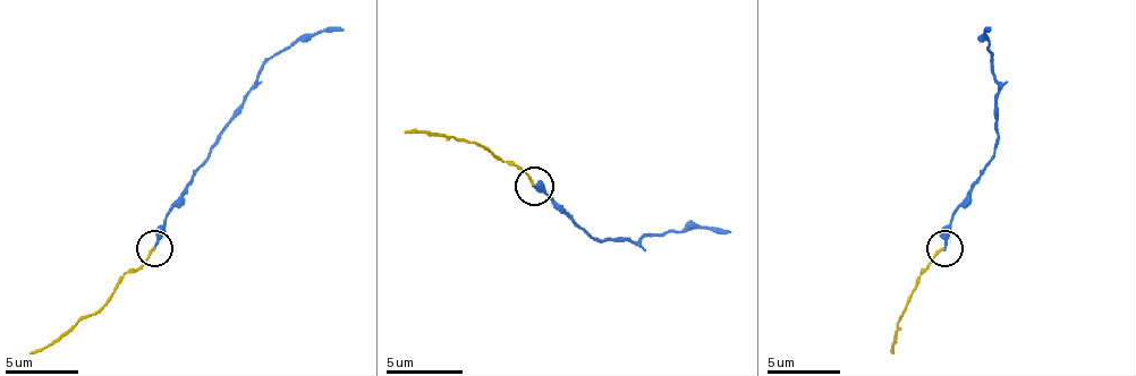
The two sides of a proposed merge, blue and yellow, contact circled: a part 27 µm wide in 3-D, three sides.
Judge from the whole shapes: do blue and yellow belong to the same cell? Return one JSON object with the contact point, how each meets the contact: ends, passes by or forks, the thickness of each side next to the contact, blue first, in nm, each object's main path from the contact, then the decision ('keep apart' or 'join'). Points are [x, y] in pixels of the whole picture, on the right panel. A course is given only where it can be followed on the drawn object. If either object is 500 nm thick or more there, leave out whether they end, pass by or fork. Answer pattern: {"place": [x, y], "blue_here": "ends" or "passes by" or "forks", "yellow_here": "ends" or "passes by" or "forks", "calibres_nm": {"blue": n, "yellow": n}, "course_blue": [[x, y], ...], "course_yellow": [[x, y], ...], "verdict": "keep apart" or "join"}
{"place": [944, 248], "blue_here": "ends", "yellow_here": "ends", "calibres_nm": {"blue": 240, "yellow": 160}, "course_blue": [[943, 247], [955, 207], [995, 156], [999, 86], [984, 39], [988, 27]], "course_yellow": [[943, 247], [918, 276], [904, 309], [892, 353]], "verdict": "join"}

